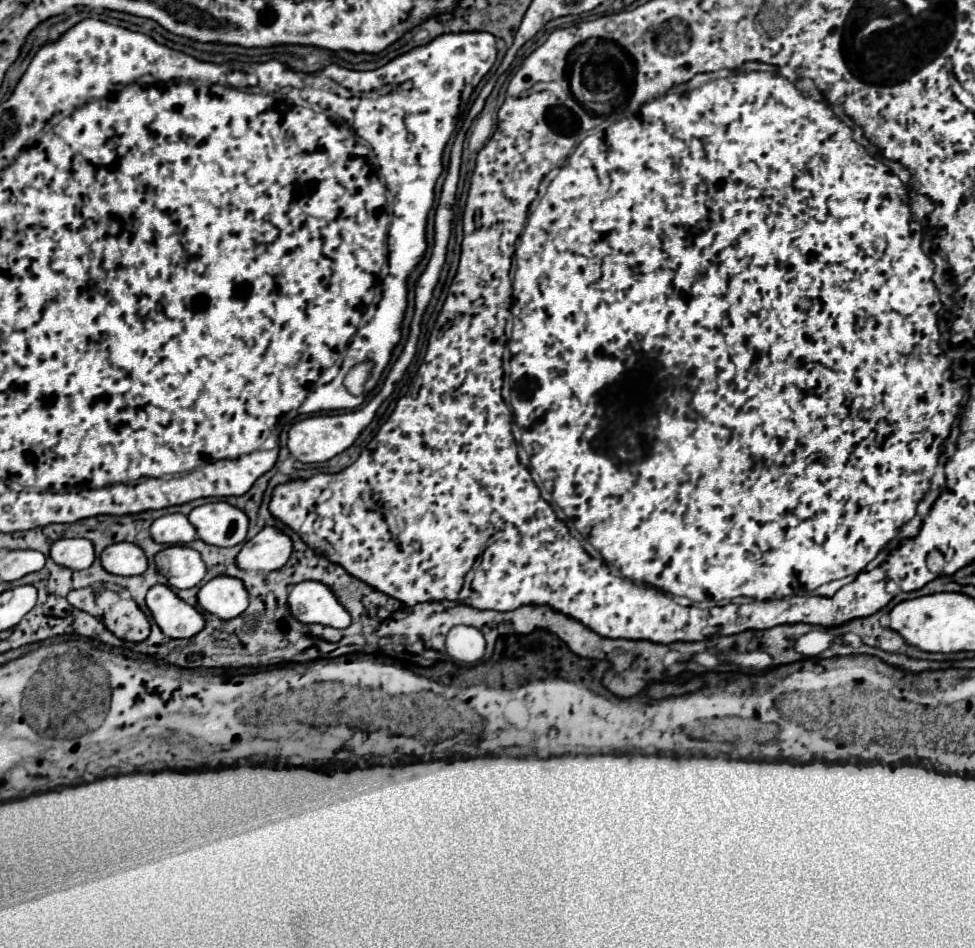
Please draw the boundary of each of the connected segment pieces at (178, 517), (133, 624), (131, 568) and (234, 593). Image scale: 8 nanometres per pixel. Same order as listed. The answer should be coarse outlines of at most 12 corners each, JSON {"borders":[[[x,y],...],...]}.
{"borders":[[[184,514],[154,520],[150,534],[166,546],[188,544],[196,530]],[[92,588],[68,602],[128,642],[144,642],[150,622],[134,600]],[[130,542],[108,546],[102,568],[116,576],[140,576],[148,560]],[[238,578],[206,582],[198,606],[220,620],[248,608],[248,592]]]}

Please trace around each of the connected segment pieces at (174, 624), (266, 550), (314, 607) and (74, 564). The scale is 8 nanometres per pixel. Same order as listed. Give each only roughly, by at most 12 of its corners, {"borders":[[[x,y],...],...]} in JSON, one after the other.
{"borders":[[[168,586],[146,594],[154,622],[168,638],[192,638],[202,614]],[[266,526],[244,542],[236,566],[244,572],[280,570],[292,540]],[[300,582],[288,608],[302,624],[348,628],[350,614],[328,586]],[[86,538],[58,540],[50,558],[64,568],[84,570],[94,562]]]}

